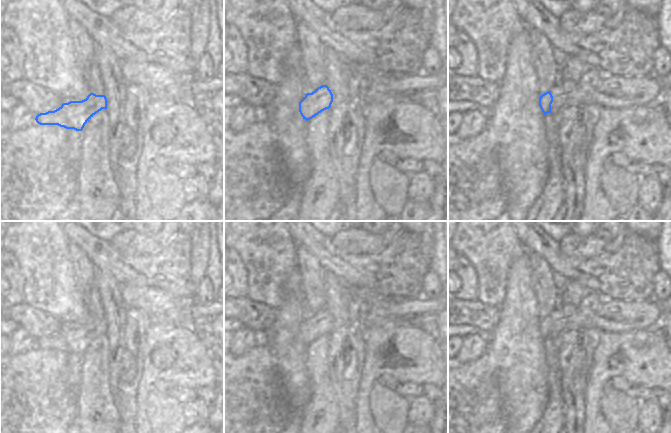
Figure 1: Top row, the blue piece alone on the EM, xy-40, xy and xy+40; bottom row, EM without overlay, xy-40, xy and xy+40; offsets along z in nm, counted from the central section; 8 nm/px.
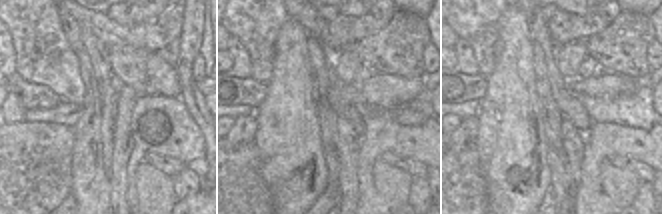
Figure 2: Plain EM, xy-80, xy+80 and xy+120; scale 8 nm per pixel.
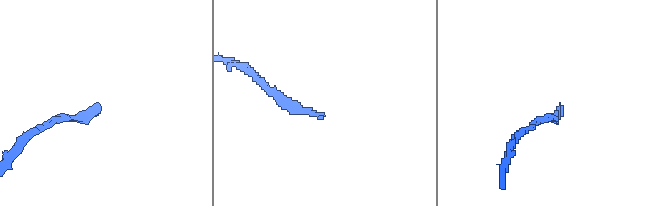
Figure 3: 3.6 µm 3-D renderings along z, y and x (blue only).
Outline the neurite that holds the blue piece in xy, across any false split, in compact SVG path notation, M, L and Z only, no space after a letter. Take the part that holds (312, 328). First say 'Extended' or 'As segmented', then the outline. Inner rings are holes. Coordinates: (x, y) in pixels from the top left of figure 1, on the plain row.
As segmented. M322 309L312 317L307 317L299 326L299 336L306 345L322 335L329 333L333 326L333 318L327 309Z

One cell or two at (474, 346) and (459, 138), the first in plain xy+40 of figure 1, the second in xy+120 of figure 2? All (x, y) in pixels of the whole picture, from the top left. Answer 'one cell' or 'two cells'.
one cell

